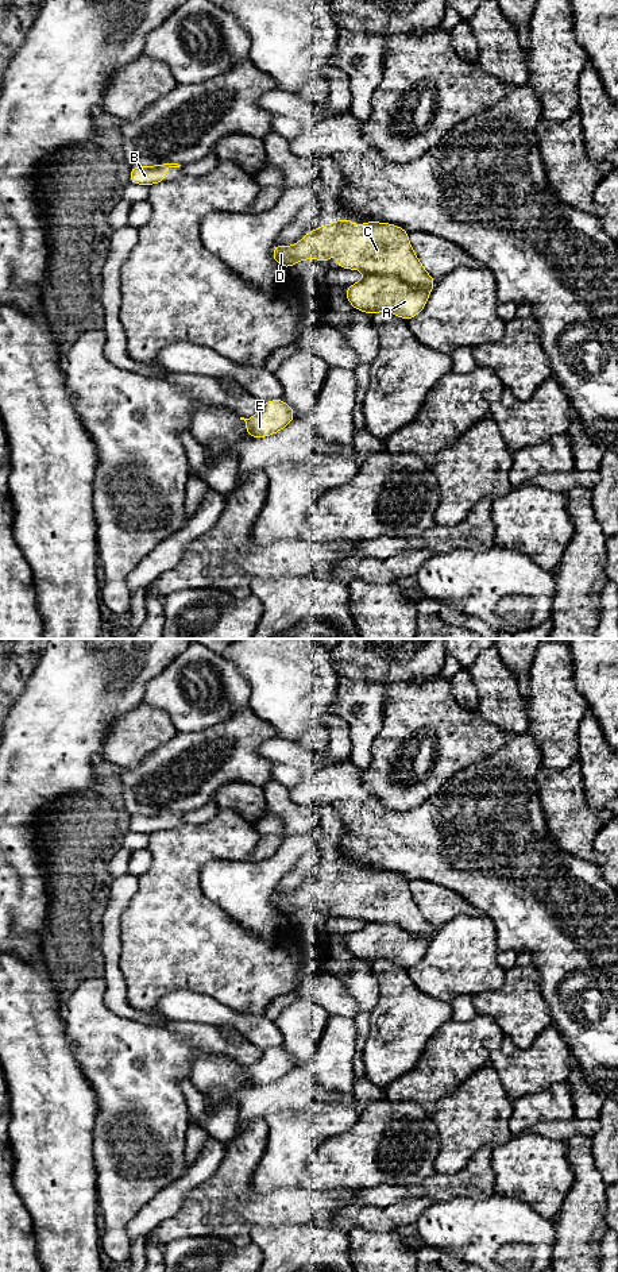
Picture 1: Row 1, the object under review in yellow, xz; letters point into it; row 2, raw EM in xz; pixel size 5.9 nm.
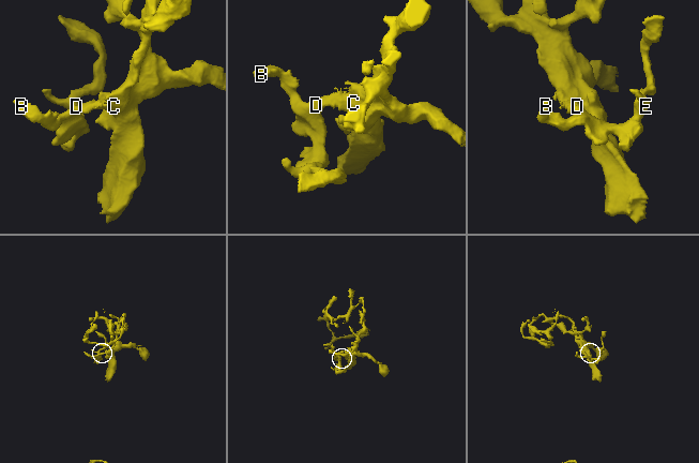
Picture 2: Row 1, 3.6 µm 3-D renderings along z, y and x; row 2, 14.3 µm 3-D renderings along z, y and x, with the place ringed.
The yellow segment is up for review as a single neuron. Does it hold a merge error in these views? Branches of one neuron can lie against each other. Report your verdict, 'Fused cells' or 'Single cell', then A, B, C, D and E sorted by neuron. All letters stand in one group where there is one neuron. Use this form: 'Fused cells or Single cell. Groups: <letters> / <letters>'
Fused cells. Groups: A / B C D E

